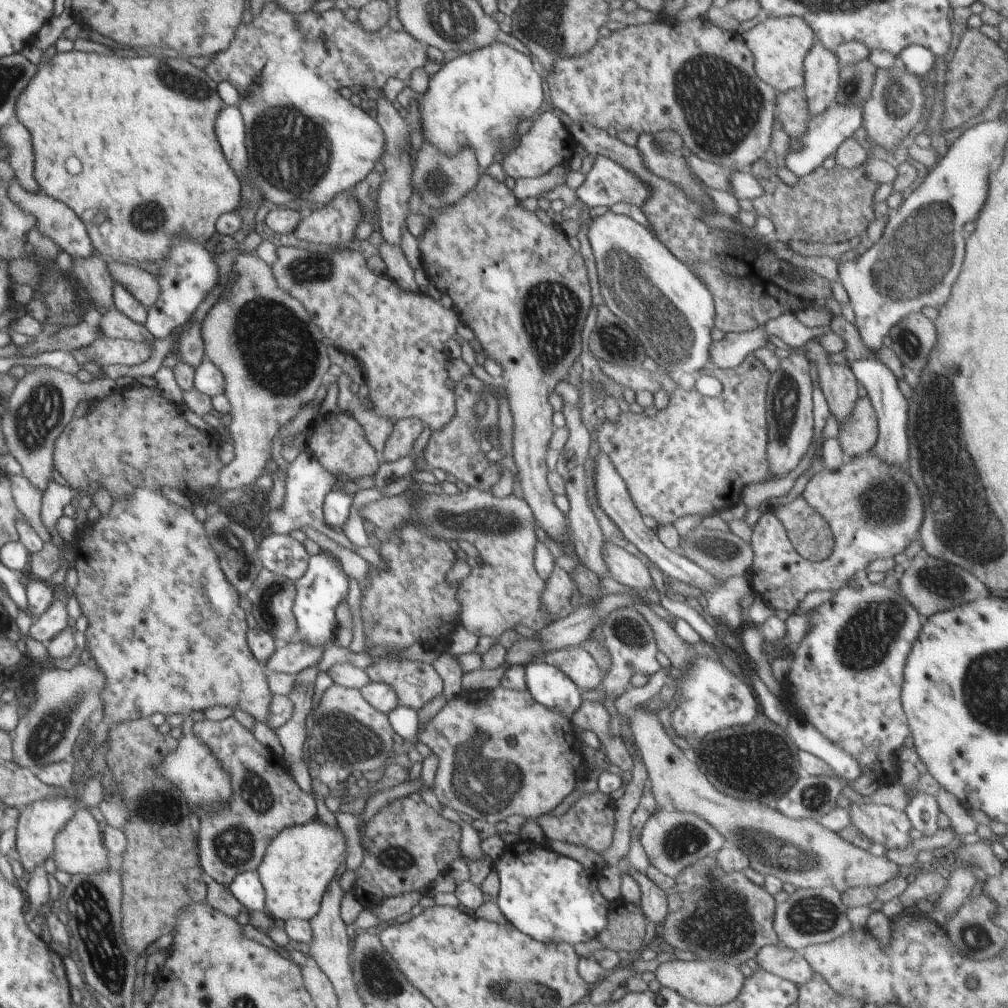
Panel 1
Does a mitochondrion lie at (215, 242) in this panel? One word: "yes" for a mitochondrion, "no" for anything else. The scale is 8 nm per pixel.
no

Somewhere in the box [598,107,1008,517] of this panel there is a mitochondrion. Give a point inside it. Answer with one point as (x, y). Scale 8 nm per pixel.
(919, 254)

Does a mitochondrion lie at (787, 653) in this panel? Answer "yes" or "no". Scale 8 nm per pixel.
no

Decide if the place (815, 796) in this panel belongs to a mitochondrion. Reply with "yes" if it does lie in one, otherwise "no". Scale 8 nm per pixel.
yes

